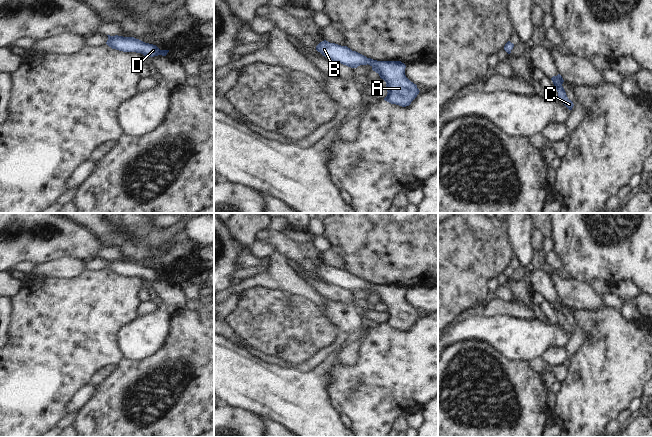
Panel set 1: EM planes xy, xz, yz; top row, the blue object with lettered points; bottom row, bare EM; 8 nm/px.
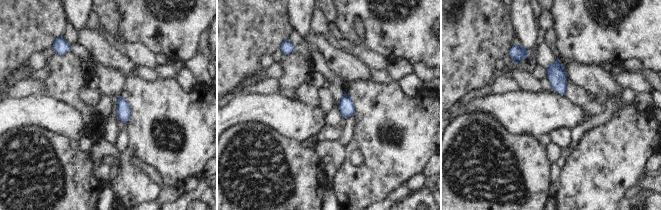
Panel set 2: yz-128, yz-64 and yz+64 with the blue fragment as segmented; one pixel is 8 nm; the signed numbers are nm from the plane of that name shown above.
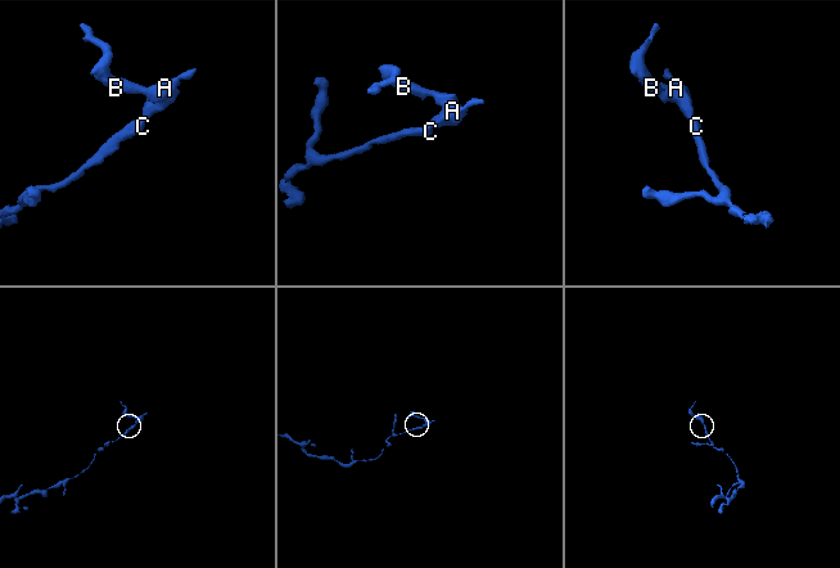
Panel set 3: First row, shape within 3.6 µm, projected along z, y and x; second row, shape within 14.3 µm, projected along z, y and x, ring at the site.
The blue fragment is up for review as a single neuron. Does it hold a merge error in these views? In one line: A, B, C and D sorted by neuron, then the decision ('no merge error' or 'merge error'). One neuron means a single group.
A B C D; no merge error

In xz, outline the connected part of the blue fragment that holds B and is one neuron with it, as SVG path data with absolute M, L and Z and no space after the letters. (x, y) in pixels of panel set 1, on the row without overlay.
M326 264L316 270L316 274L328 284L336 285L351 292L370 289L386 306L387 320L385 325L402 331L409 330L419 318L417 309L405 299L406 289L401 285L377 285L352 275L347 270L330 267Z

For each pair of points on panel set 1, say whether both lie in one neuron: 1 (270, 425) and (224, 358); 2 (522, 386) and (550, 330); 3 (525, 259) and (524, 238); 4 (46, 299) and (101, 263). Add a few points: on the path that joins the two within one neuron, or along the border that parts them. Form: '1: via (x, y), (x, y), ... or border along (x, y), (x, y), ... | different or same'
1: border along (259, 415), (270, 417), (285, 426) | different
2: border along (506, 356), (509, 358), (527, 359), (529, 361) | different
3: via (525, 254), (524, 243) | same
4: border along (86, 268), (94, 270), (106, 269) | different

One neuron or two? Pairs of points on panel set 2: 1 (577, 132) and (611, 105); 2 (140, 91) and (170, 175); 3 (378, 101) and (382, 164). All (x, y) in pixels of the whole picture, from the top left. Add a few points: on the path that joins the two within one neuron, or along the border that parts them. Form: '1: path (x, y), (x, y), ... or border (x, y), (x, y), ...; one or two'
1: path (586, 125), (600, 119), (605, 114); one
2: path (149, 112), (149, 131), (154, 146), (162, 154); one
3: path (382, 117), (382, 148); one

